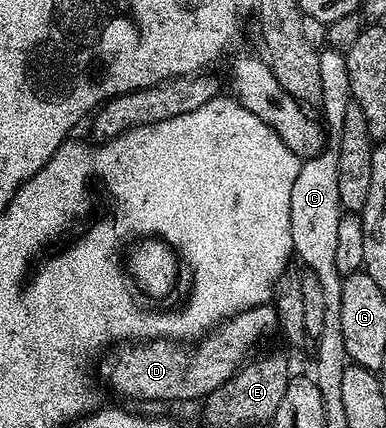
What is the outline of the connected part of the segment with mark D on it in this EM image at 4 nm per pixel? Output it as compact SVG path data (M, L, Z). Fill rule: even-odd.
M262 303L247 311L241 311L233 318L214 328L209 335L197 340L193 345L186 346L178 341L138 341L133 345L122 345L117 348L114 359L103 365L102 371L114 391L120 391L130 399L198 399L205 400L224 381L228 381L239 371L243 363L251 358L254 346L265 335L278 331L278 314L270 303Z

